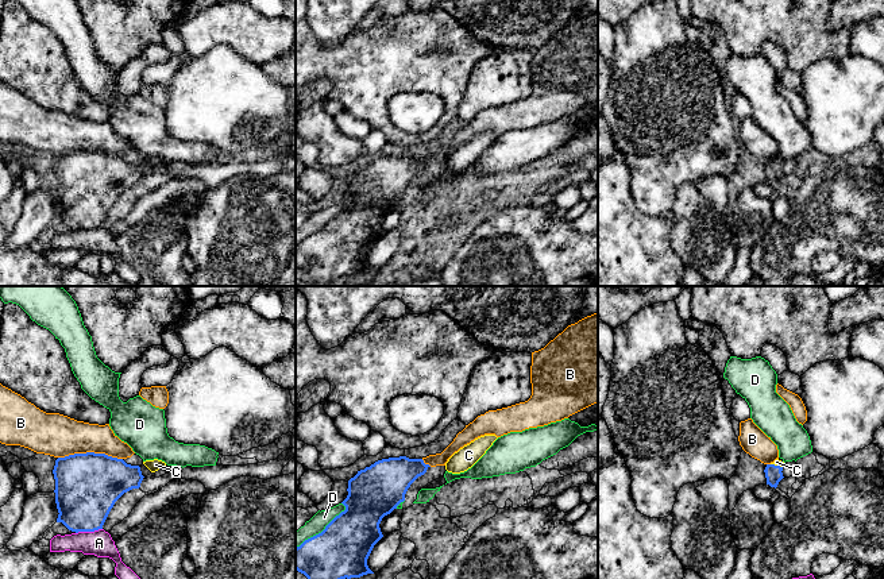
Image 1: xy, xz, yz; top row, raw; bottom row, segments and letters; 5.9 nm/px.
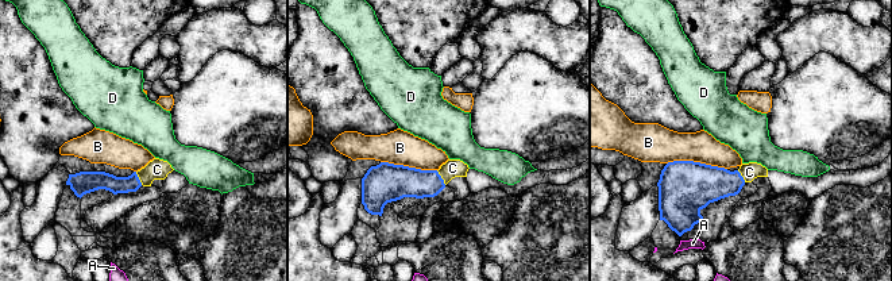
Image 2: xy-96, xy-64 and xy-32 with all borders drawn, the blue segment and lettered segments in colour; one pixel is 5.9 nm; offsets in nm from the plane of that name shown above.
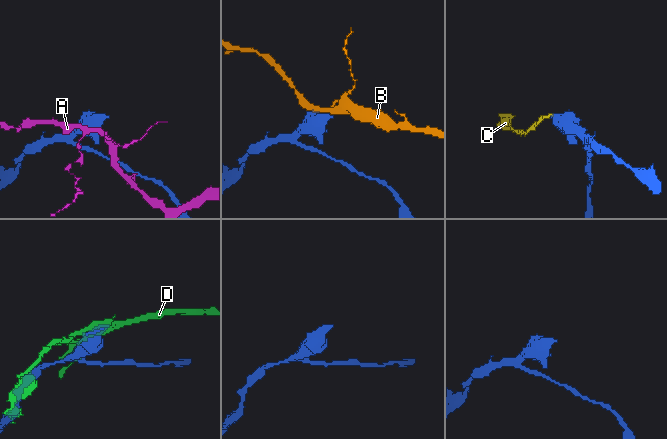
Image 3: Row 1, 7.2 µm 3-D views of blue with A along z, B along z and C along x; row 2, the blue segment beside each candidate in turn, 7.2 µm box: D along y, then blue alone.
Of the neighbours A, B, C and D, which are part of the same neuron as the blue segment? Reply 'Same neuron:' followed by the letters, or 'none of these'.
Same neuron: C

